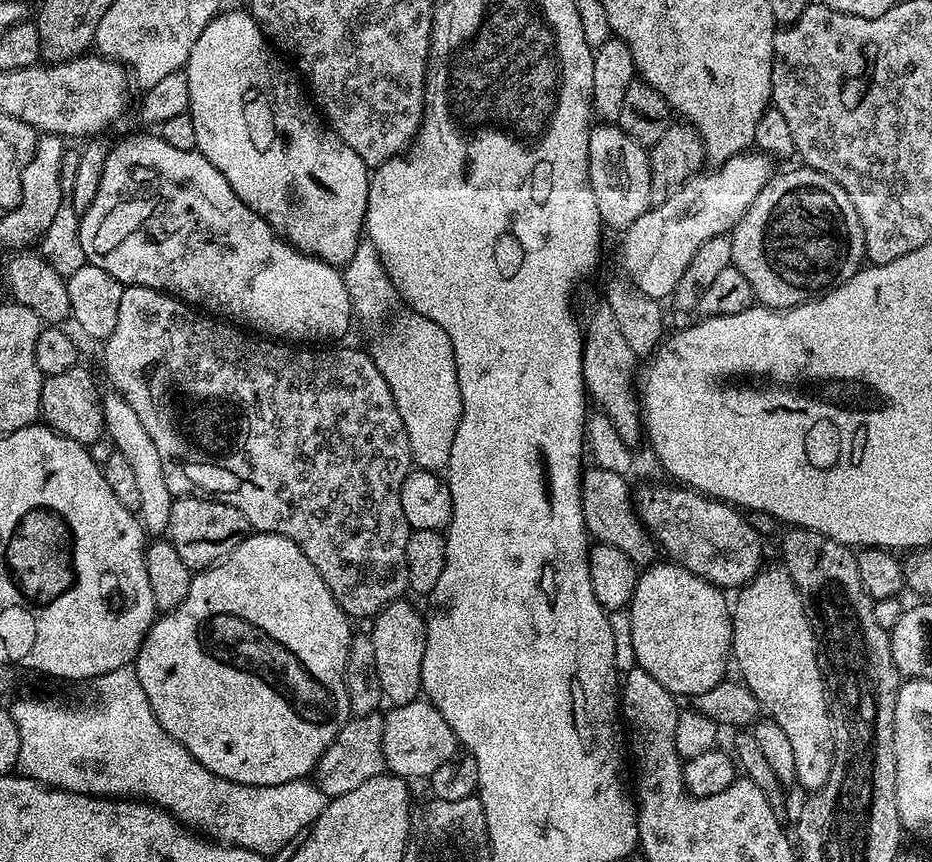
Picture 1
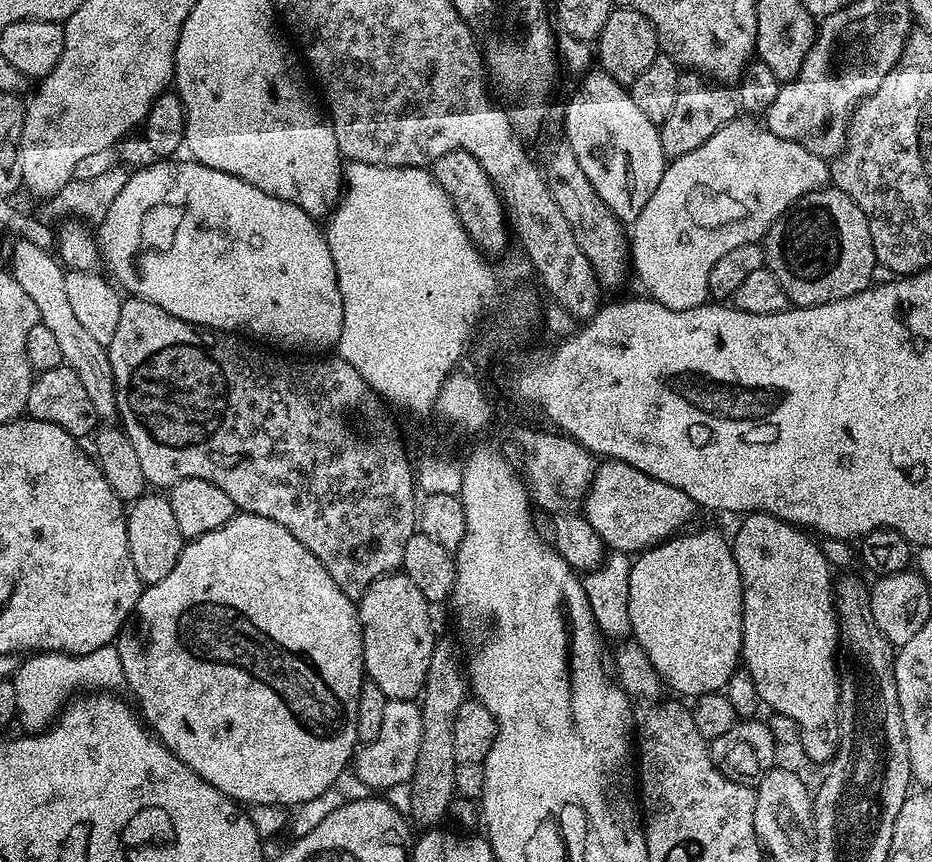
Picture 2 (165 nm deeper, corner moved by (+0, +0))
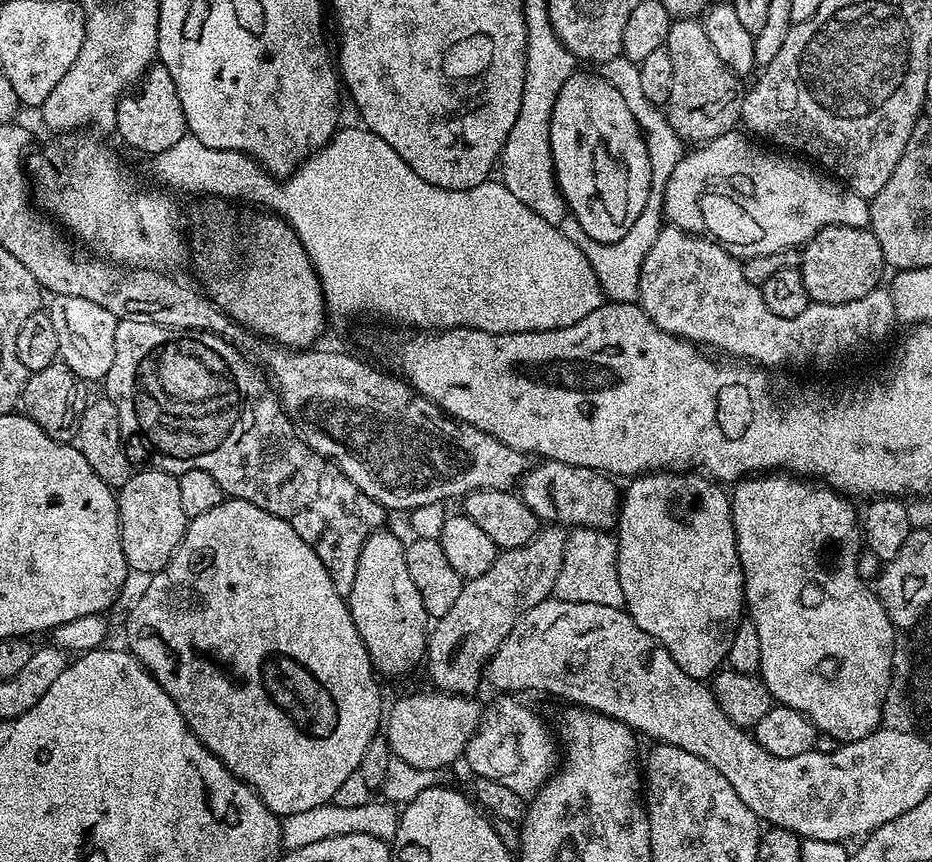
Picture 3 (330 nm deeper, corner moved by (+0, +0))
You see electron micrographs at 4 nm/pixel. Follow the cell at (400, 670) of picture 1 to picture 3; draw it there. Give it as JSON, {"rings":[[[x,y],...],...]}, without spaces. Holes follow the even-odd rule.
{"rings":[[[388,531],[375,532],[362,546],[362,554],[358,554],[358,570],[354,570],[354,586],[350,586],[350,594],[346,597],[354,626],[358,626],[358,634],[370,654],[372,667],[381,677],[392,676],[395,672],[408,672],[416,663],[419,665],[425,659],[430,631],[428,611],[422,606],[422,597],[418,595],[414,581],[406,571],[405,541]]]}

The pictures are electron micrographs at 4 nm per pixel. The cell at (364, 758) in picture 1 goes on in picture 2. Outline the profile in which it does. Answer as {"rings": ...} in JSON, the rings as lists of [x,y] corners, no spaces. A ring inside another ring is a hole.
{"rings":[[[388,699],[386,711],[382,717],[382,730],[379,732],[378,738],[367,741],[354,756],[356,776],[368,787],[365,789],[386,790],[390,786],[398,786],[398,782],[409,782],[414,774],[422,736],[423,714],[421,705],[416,700]]]}

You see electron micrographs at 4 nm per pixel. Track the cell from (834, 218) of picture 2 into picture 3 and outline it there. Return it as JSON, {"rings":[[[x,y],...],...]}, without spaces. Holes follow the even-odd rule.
{"rings":[[[830,226],[803,245],[798,267],[809,301],[817,304],[841,304],[866,298],[881,287],[880,275],[886,272],[882,246],[868,228]]]}

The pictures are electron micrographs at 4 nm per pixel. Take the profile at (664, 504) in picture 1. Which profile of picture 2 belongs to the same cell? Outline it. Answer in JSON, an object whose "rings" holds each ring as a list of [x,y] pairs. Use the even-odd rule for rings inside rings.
{"rings":[[[611,458],[601,459],[597,463],[596,473],[592,475],[592,484],[584,495],[582,505],[582,515],[588,519],[590,526],[594,526],[598,538],[602,538],[602,542],[612,552],[627,554],[639,554],[664,540],[669,540],[685,526],[691,525],[688,523],[695,512],[698,512],[698,505],[682,490],[678,490],[672,484],[658,482],[658,478],[650,478],[650,474],[642,474],[642,470]]]}

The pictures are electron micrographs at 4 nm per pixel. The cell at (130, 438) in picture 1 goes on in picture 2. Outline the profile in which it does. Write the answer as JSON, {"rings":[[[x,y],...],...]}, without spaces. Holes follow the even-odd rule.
{"rings":[[[17,239],[15,243],[16,245],[12,248],[12,265],[10,265],[12,277],[16,279],[18,286],[22,286],[22,290],[26,290],[27,296],[34,301],[34,306],[38,306],[40,323],[45,324],[58,337],[64,364],[78,374],[82,387],[86,389],[86,395],[90,397],[90,402],[94,402],[97,417],[115,417],[118,412],[116,383],[114,382],[114,370],[110,366],[108,349],[105,345],[99,344],[82,327],[82,322],[78,322],[74,309],[70,307],[68,295],[66,295],[64,265],[52,252],[42,250],[42,246],[34,246],[34,242]]]}

